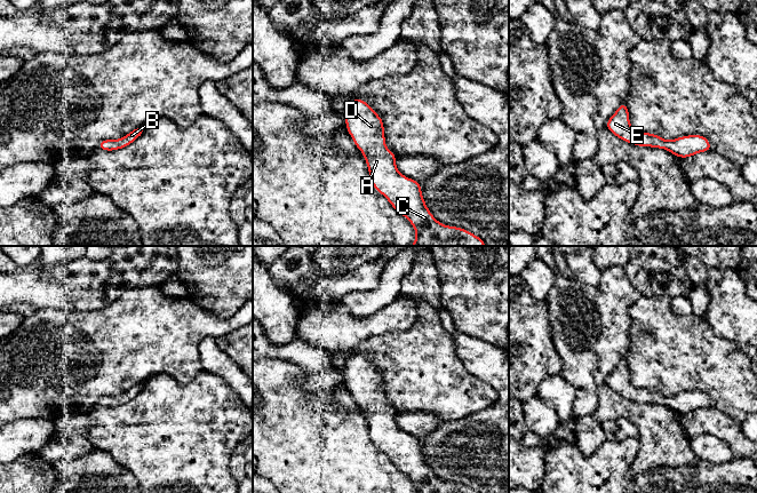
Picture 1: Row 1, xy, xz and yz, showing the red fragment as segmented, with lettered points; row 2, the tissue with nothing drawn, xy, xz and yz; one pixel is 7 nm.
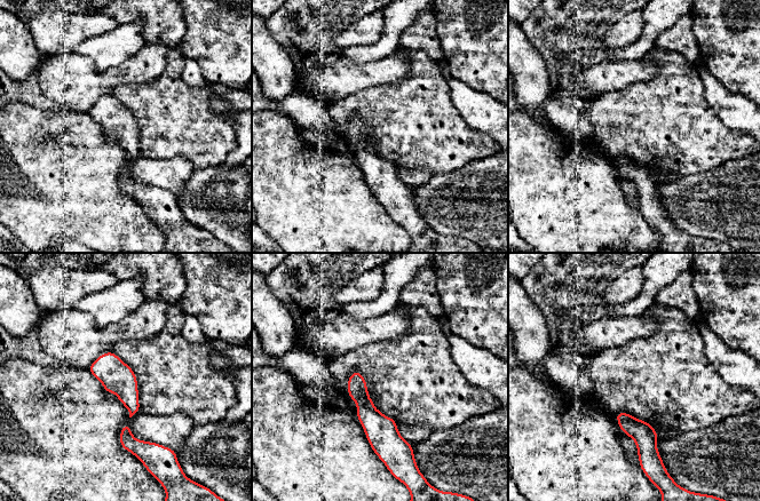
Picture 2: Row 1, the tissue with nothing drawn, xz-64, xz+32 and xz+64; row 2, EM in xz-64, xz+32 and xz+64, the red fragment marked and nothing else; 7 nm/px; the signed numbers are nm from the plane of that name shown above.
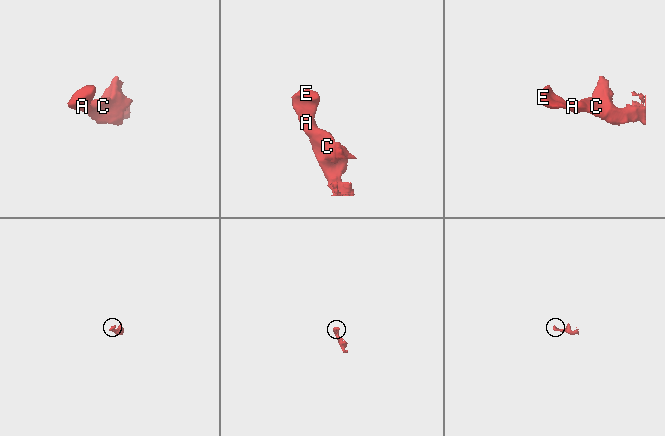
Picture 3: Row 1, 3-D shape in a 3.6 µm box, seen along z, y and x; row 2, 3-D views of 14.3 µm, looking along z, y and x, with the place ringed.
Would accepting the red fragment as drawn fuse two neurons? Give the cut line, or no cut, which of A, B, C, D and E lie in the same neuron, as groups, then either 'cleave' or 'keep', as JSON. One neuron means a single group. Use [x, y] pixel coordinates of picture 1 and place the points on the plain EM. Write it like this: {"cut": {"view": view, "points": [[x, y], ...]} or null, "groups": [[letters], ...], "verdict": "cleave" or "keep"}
{"cut": null, "groups": [["A", "B", "C", "D", "E"]], "verdict": "keep"}

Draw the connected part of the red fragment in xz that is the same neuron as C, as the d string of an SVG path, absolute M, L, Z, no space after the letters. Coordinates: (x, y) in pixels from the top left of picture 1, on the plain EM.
M364 356L349 358L344 373L348 389L365 413L372 442L412 479L416 493L477 493L465 485L444 482L432 472L420 438L397 426L397 413L385 403L383 376Z

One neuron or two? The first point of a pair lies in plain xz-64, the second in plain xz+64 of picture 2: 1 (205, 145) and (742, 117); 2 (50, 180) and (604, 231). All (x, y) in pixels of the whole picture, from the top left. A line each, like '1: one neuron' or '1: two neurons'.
1: two neurons
2: one neuron

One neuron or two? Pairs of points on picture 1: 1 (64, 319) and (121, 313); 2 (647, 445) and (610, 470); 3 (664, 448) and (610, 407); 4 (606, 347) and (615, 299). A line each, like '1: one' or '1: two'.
1: one
2: two
3: one
4: one

